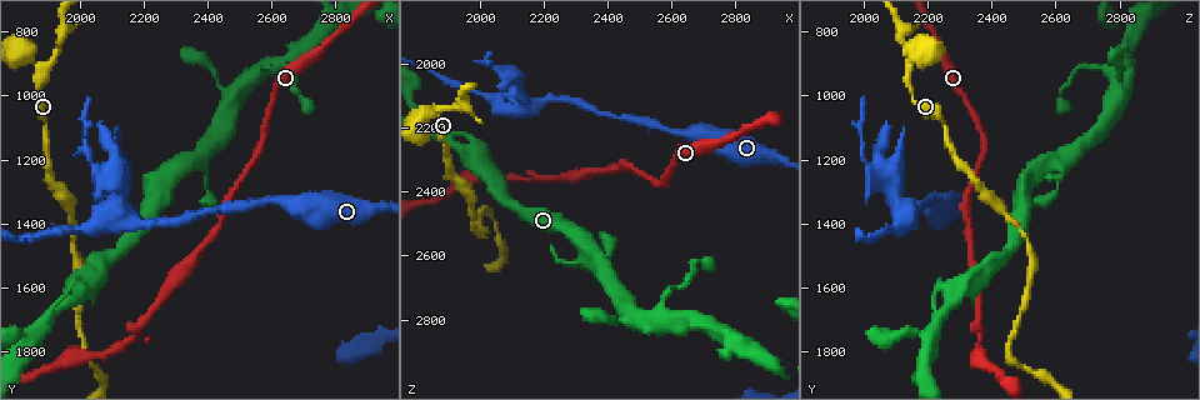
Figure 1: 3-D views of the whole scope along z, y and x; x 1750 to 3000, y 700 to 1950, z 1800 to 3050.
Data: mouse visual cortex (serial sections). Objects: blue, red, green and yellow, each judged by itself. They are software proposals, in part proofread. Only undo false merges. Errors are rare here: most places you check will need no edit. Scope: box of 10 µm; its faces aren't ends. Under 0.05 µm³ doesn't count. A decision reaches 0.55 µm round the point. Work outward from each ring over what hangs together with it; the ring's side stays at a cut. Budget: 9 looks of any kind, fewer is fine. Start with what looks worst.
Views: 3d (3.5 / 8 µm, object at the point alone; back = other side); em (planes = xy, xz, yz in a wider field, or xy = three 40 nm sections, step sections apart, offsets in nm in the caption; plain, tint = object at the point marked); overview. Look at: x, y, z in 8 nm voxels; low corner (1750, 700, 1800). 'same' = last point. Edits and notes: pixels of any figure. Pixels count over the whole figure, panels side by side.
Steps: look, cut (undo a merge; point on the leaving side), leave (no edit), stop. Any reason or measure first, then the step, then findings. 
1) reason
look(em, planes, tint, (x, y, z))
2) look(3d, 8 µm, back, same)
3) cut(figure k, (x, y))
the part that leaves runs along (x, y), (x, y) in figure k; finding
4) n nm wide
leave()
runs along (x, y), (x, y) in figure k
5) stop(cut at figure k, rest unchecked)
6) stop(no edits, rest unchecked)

sharp bend
look(3d, 3.5 µm, (2100, 1240, 2070))

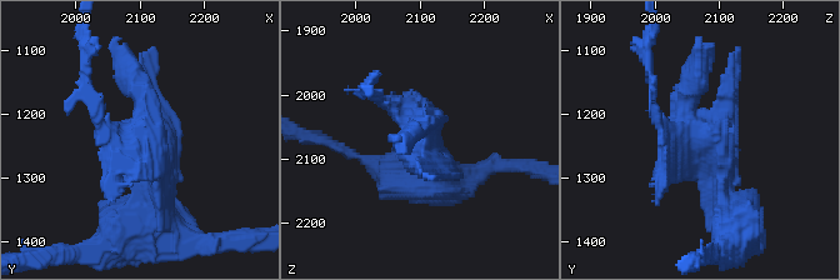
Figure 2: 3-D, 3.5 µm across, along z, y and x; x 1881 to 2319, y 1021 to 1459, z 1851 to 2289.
leave()
runs along (736, 210), (720, 156), (681, 126), (695, 76) in figure 2; all the same cell

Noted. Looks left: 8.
a narrow waist
look(3d, 8 µm, (2170, 1750, 2370))

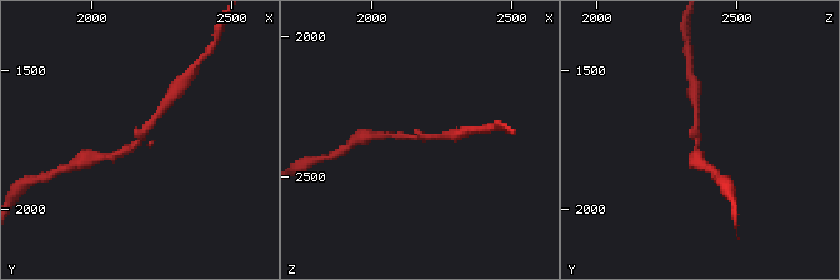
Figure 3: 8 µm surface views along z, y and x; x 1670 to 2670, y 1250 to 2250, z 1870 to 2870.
arms of 200, 200 nm
look(em, planes, tint, same)

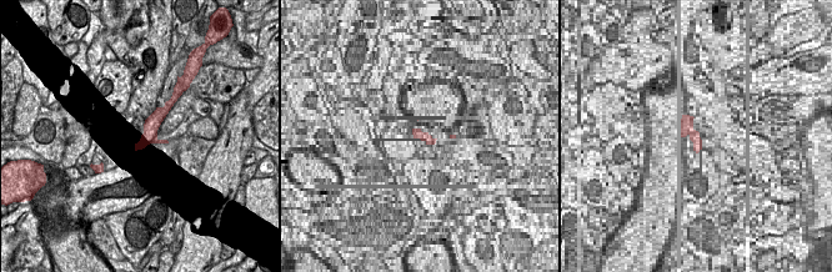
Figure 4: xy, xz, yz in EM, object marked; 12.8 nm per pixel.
200 nm wide
leave()
runs along (163, 110), (129, 150), (106, 158) in figure 3; one cell here

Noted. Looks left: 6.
a narrow waist
look(3d, 3.5 µm, back, (1860, 900, 2160))

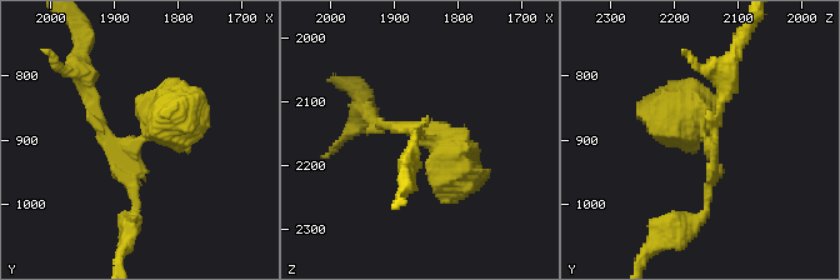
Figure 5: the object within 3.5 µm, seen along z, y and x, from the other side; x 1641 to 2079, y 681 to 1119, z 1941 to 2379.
3 arms; arms of 150, 150, 600 nm
look(em, xy, step 2, tint, (1855, 890, 2150))

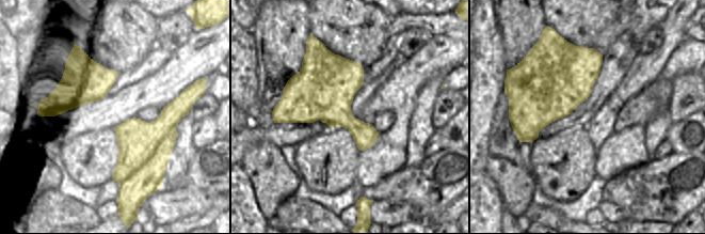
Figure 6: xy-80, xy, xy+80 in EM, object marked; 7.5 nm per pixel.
cut(figure 5, (459, 159))
a second cell is stuck on

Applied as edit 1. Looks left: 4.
look(overview)

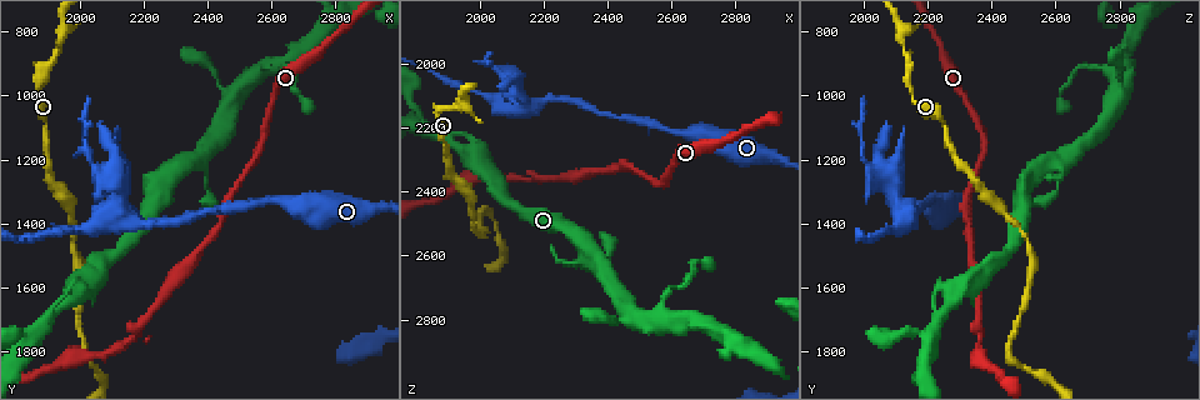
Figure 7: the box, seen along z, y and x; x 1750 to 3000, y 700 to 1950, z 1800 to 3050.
look(3d, 8 µm, (1840, 1750, 2220))

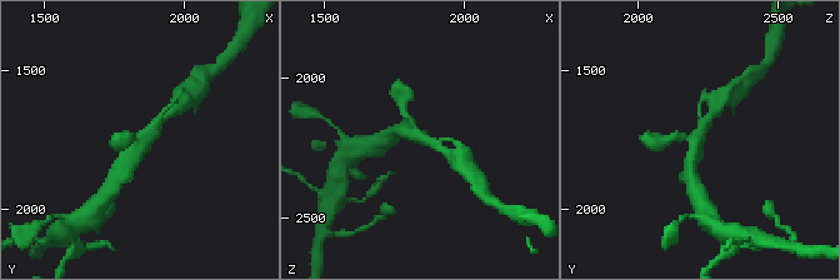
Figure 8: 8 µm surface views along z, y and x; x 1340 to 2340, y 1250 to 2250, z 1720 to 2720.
look(em, xy, step 3, tint, same)

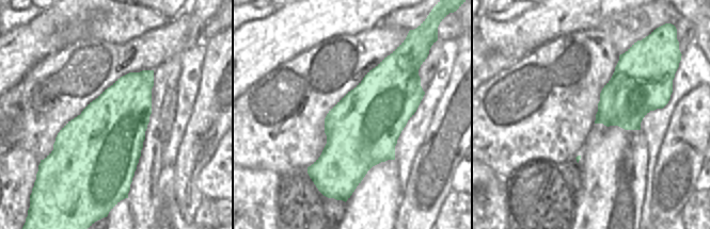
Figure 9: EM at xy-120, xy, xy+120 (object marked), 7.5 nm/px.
arms of 200, 300, 400 nm
leave()
runs along (164, 115), (140, 140), (124, 173) in figure 8; all the same cell

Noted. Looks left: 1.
stop(cut at figure 5, rest unchecked)

